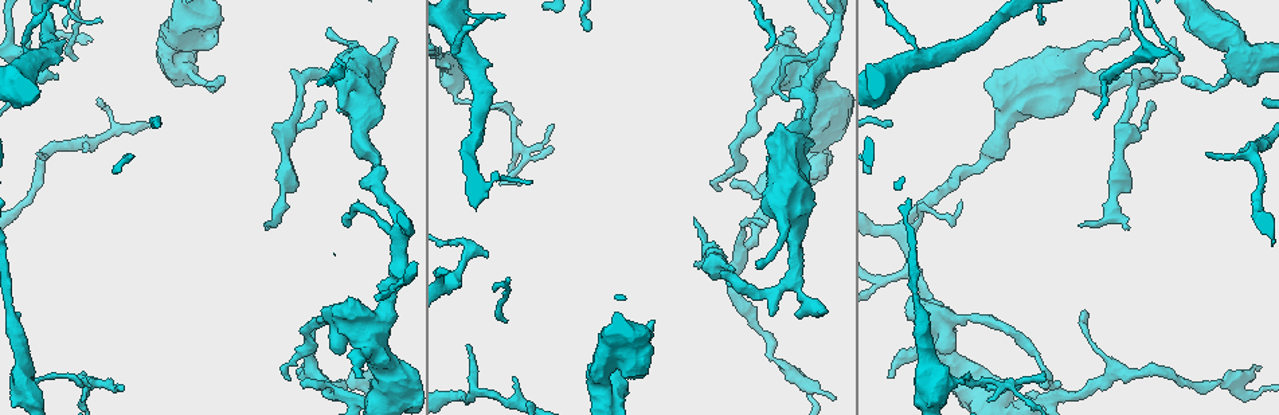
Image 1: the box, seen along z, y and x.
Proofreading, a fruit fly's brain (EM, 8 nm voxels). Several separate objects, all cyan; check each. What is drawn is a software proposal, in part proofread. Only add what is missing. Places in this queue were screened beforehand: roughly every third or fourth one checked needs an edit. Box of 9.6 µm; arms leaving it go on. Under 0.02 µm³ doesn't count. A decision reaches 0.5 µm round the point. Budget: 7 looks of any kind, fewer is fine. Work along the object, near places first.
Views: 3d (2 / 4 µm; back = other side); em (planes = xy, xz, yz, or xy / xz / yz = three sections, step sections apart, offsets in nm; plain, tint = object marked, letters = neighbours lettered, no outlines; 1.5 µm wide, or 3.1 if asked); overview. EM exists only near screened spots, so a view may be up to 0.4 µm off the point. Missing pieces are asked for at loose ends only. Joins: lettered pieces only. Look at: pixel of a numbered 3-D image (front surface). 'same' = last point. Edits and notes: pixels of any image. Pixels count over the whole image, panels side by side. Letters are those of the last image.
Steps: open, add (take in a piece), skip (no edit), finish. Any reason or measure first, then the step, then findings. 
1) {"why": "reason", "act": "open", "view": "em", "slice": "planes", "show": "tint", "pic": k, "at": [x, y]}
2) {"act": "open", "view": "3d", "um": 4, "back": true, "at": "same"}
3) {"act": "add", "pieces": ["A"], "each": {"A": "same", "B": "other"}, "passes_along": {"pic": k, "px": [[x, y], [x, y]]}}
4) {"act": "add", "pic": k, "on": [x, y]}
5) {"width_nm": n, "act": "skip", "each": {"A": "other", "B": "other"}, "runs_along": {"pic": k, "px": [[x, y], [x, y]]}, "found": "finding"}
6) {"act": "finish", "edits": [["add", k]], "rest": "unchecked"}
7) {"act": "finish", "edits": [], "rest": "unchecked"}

{"why": "tapers out", "act": "open", "view": "3d", "um": 2, "pic": 1, "at": [530, 181]}

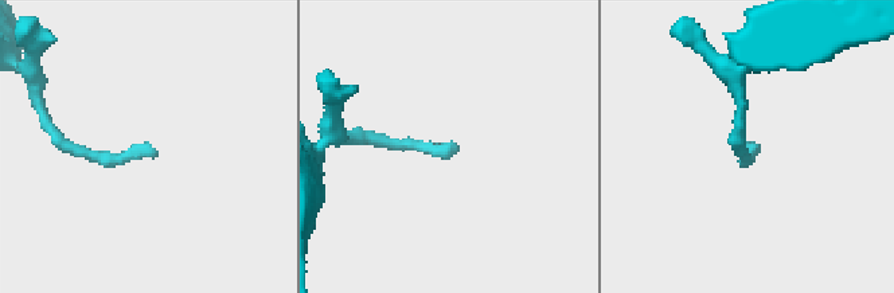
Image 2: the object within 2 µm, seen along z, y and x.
{"why": "need the tissue", "act": "open", "view": "em", "slice": "planes", "show": "letters", "pic": 2, "at": [456, 147]}

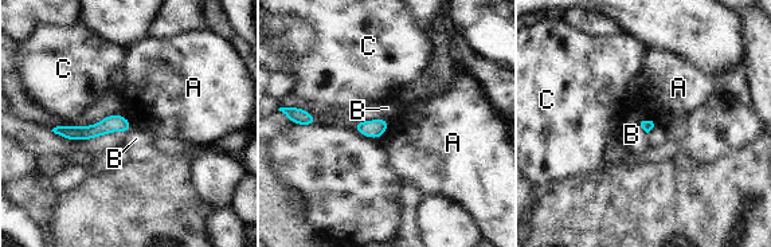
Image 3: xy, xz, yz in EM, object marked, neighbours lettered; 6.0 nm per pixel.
{"width_nm": 60, "act": "skip", "each": {"A": "other", "B": "other", "C": "other"}, "border": {"pic": 3, "px": [[640, 122], [646, 133]]}, "found": "none of them fits"}

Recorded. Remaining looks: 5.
{"why": "branch stops here", "act": "open", "view": "em", "slice": "yz", "step": 4, "show": "plain", "pic": 1, "at": [516, 378]}

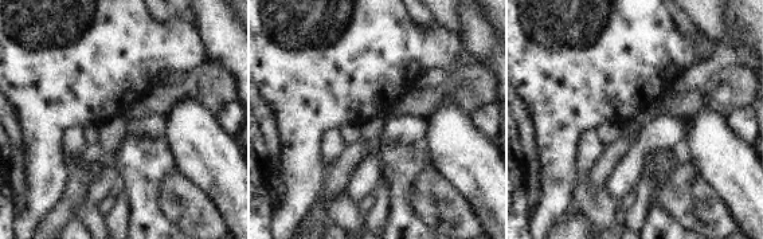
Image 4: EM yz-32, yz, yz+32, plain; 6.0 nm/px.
{"why": "what lies round it", "act": "open", "view": "em", "slice": "yz", "step": 4, "show": "letters", "at": "same"}

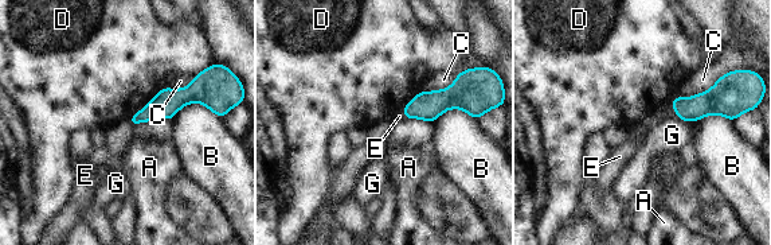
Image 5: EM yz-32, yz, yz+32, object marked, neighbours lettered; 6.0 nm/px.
{"act": "skip", "each": {"A": "other", "B": "other", "C": "other", "D": "other", "E": "other", "G": "other"}, "border": {"pic": 5, "px": [[165, 85], [126, 123]]}, "found": "none of them fits"}

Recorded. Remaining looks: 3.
{"why": "tapers out", "act": "open", "view": "em", "slice": "xy", "step": 4, "show": "tint", "pic": 1, "at": [1185, 75]}

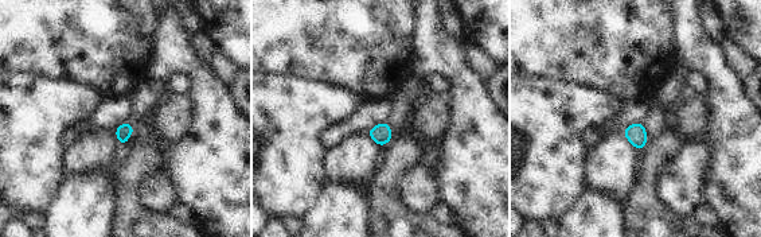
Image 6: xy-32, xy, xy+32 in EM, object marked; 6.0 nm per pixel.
{"act": "open", "view": "em", "slice": "planes", "show": "letters", "at": "same"}

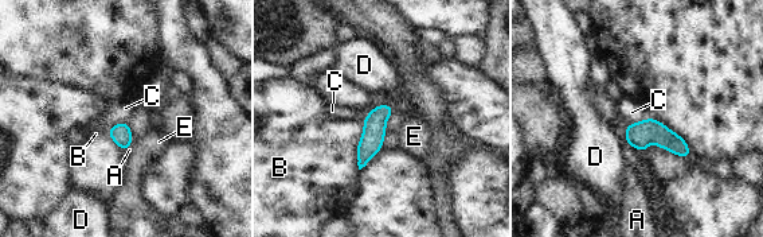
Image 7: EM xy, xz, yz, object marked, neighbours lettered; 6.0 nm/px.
{"act": "skip", "each": {"A": "other", "B": "other", "C": "other", "D": "other", "E": "other"}, "found": "none of them fits"}

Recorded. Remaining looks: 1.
{"act": "finish", "edits": [], "rest": "unchecked"}

